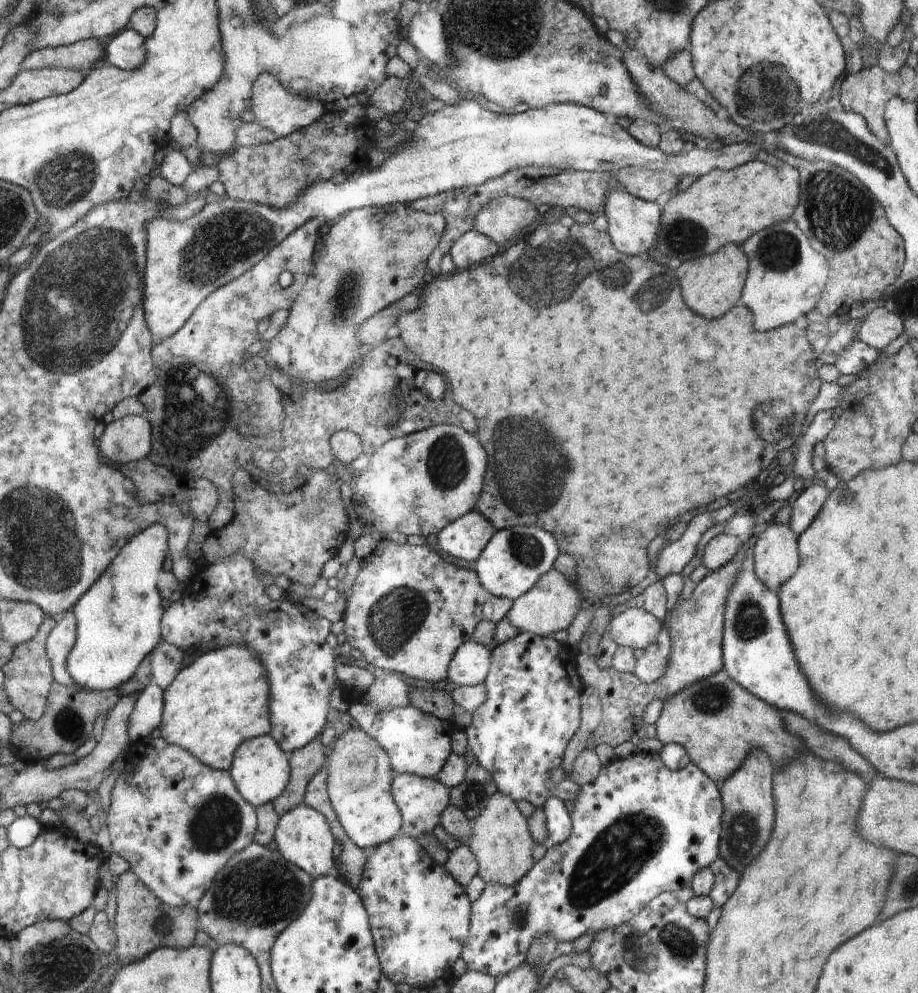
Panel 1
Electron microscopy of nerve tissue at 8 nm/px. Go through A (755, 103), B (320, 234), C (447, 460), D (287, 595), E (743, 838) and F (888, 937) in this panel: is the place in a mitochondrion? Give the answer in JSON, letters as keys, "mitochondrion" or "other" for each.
{"A":"mitochondrion","B":"other","C":"mitochondrion","D":"other","E":"mitochondrion","F":"other"}

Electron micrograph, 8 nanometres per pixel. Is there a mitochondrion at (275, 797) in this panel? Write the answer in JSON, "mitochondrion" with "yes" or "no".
{"mitochondrion":"no"}

